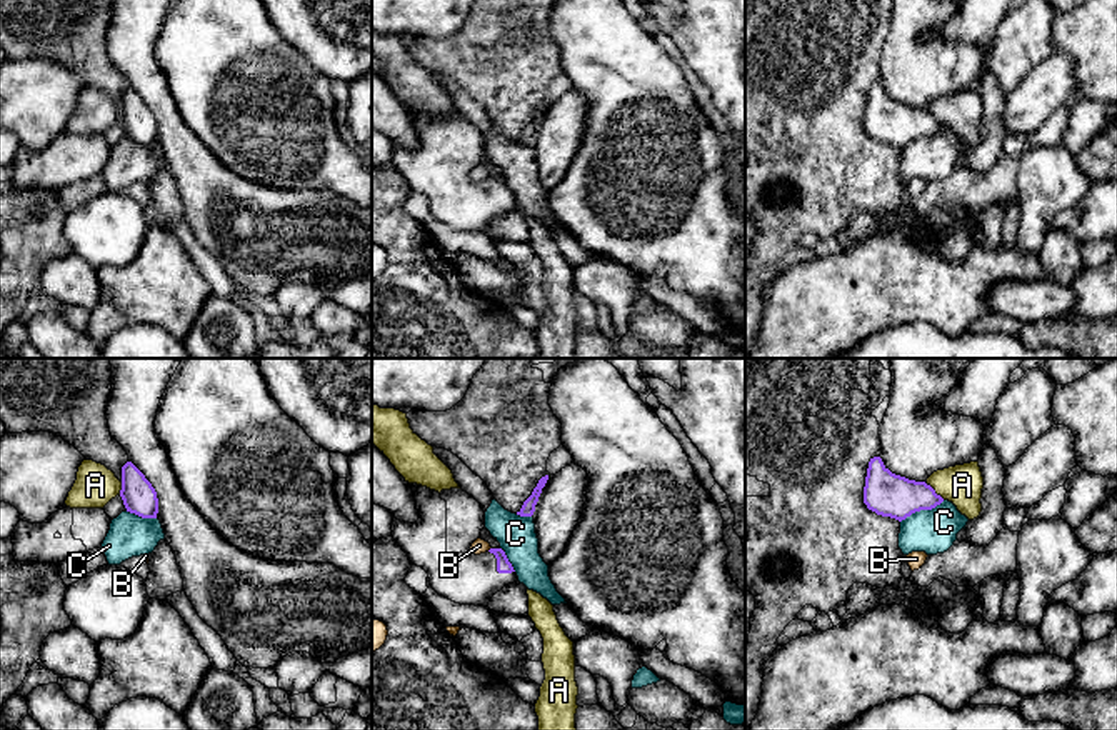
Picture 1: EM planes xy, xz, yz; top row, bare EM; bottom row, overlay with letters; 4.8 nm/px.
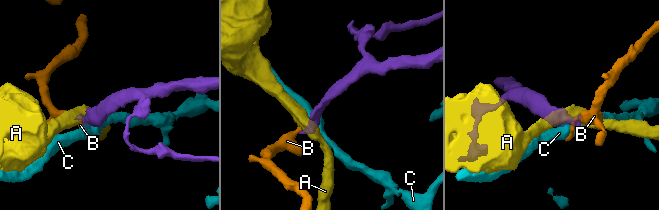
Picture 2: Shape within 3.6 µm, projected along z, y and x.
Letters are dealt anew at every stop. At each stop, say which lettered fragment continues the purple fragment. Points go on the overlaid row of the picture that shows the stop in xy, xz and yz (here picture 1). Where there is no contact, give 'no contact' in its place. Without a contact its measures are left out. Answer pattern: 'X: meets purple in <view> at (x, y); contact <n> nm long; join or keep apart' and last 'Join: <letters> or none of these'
A: meets purple in yz at (934, 492); contact 120 nm long; keep apart
B: no contact; keep apart
C: meets purple in yz at (922, 509); contact 240 nm long; keep apart
Join: none of these

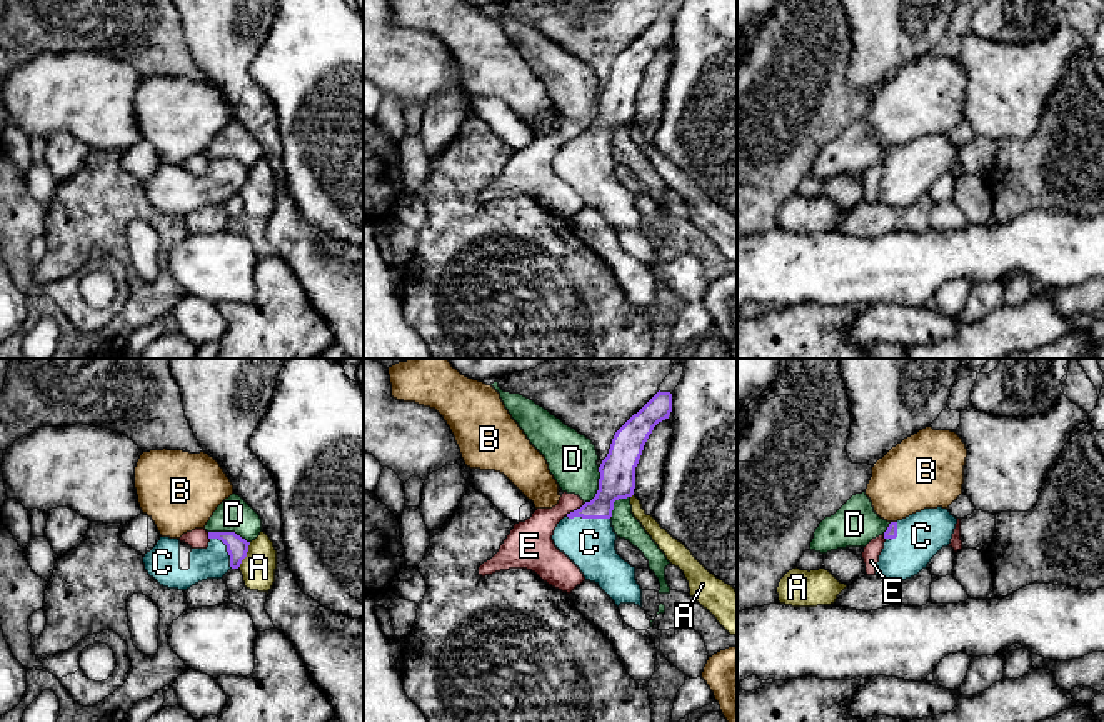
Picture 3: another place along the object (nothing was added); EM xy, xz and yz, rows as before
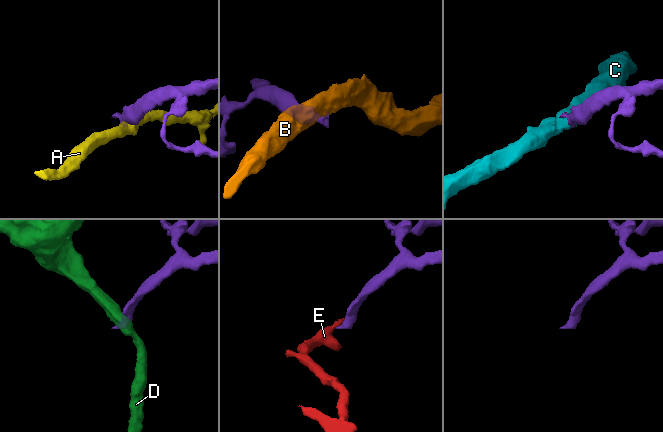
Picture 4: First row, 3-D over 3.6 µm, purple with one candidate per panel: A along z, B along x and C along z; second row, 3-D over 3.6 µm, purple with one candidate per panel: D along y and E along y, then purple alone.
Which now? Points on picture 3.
A: meets purple in xy at (245, 556); contact 140 nm long; keep apart
B: meets purple in yz at (894, 522); contact 30 nm long; keep apart
C: meets purple in xz at (589, 517); contact 200 nm long; join
D: meets purple in xy at (229, 532); contact 200 nm long; keep apart
E: meets purple in xz at (574, 511); contact 110 nm long; keep apart
Join: C

